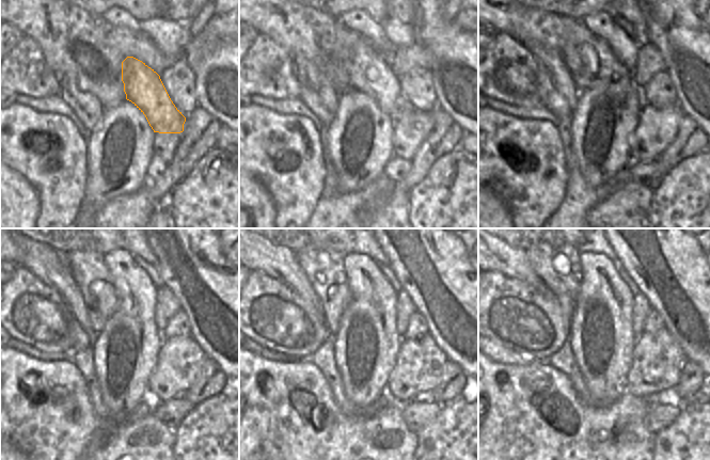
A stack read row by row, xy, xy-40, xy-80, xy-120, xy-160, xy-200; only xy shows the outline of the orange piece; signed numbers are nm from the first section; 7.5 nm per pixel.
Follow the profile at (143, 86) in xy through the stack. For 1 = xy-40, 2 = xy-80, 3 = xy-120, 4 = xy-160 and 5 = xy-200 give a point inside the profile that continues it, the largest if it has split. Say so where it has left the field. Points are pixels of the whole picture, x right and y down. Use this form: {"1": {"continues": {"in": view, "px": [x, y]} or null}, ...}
{"1": {"continues": {"in": "xy-40", "px": [368, 73]}}, "2": {"continues": {"in": "xy-80", "px": [587, 59]}}, "3": {"continues": {"in": "xy-120", "px": [88, 268]}}, "4": {"continues": {"in": "xy-160", "px": [324, 268]}}, "5": {"continues": {"in": "xy-200", "px": [559, 268]}}}

